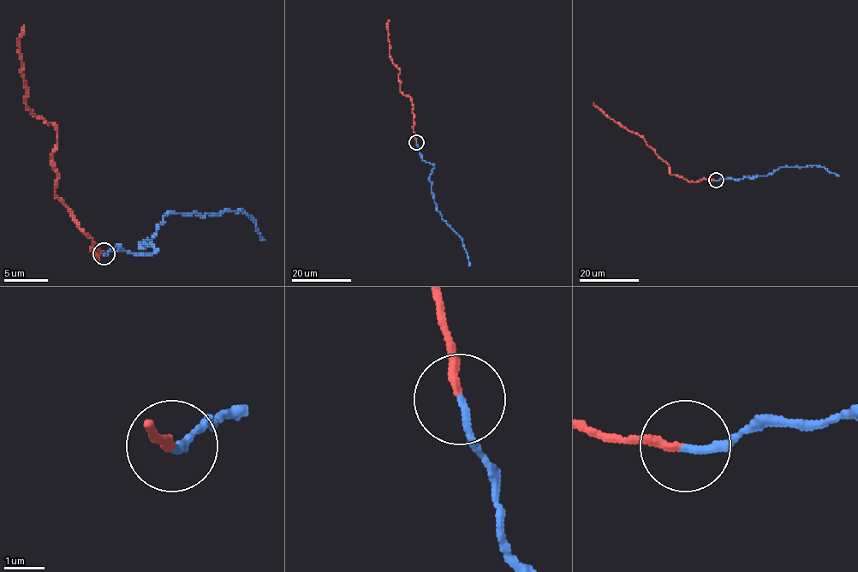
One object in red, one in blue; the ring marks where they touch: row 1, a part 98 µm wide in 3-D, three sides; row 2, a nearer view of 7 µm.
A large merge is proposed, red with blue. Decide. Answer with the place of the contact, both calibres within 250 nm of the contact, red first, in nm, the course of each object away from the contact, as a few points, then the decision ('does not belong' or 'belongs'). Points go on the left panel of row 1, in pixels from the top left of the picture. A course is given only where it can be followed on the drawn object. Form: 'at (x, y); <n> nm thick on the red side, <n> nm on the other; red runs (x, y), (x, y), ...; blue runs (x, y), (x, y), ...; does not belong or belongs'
at (104, 253); 180 nm thick on the red side, 180 nm on the other; red runs (104, 253), (94, 248), (97, 258), (90, 238), (56, 198), (50, 153), (56, 132), (26, 107), (24, 26); blue runs (104, 253), (150, 253), (157, 248), (143, 242), (169, 213), (238, 211), (265, 240); belongs

